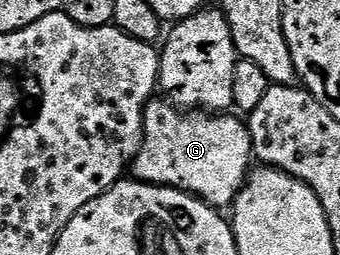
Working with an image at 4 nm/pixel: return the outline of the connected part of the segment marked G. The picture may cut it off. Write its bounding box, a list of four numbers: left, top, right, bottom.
[131,101,255,209]

